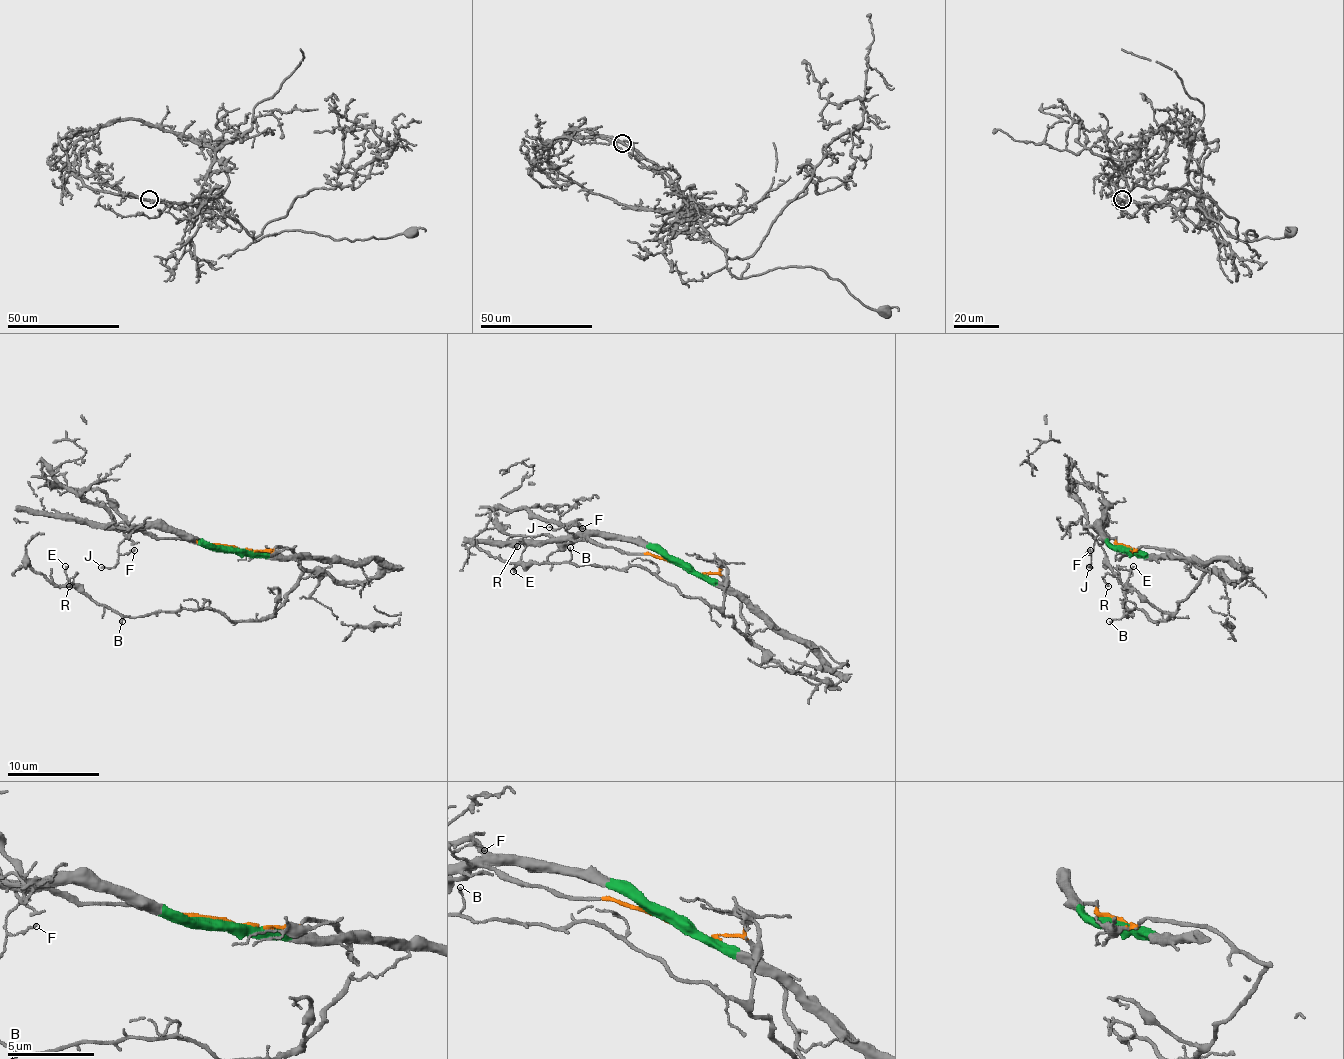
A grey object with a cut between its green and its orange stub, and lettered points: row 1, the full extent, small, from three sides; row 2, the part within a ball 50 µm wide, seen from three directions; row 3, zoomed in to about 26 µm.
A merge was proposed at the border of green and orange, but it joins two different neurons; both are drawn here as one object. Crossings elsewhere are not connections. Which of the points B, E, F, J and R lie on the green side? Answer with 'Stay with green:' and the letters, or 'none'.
Stay with green: none

